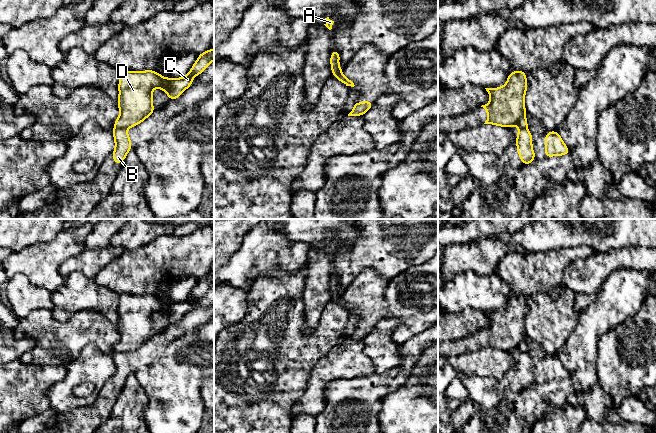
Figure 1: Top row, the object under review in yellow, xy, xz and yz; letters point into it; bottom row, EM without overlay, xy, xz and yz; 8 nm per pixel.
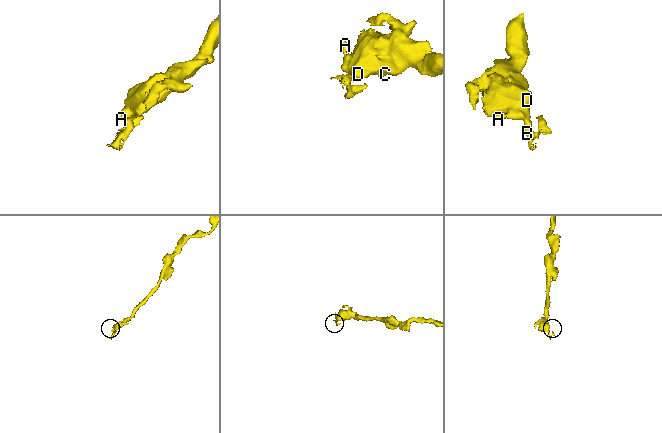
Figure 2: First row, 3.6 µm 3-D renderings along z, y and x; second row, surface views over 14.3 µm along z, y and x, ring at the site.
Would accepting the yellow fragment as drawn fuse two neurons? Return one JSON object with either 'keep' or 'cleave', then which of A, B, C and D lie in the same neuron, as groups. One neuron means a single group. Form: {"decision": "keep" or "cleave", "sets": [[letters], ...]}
{"decision": "cleave", "sets": [["A", "C", "D"], ["B"]]}

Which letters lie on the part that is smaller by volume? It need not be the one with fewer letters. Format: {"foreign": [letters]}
{"foreign": ["B"]}

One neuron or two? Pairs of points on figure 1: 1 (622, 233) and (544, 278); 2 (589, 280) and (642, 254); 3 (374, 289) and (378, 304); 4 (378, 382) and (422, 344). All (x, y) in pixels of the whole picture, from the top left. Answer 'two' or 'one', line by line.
1: two
2: one
3: one
4: one

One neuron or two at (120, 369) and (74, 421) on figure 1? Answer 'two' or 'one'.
one

